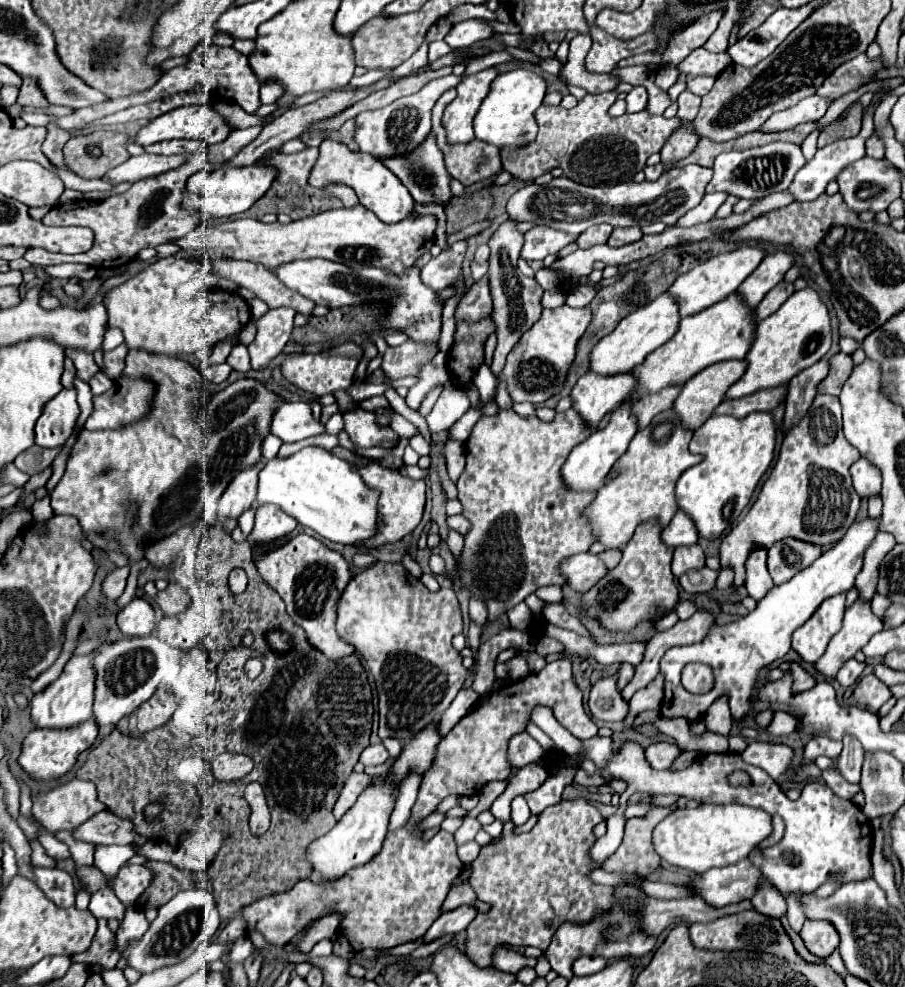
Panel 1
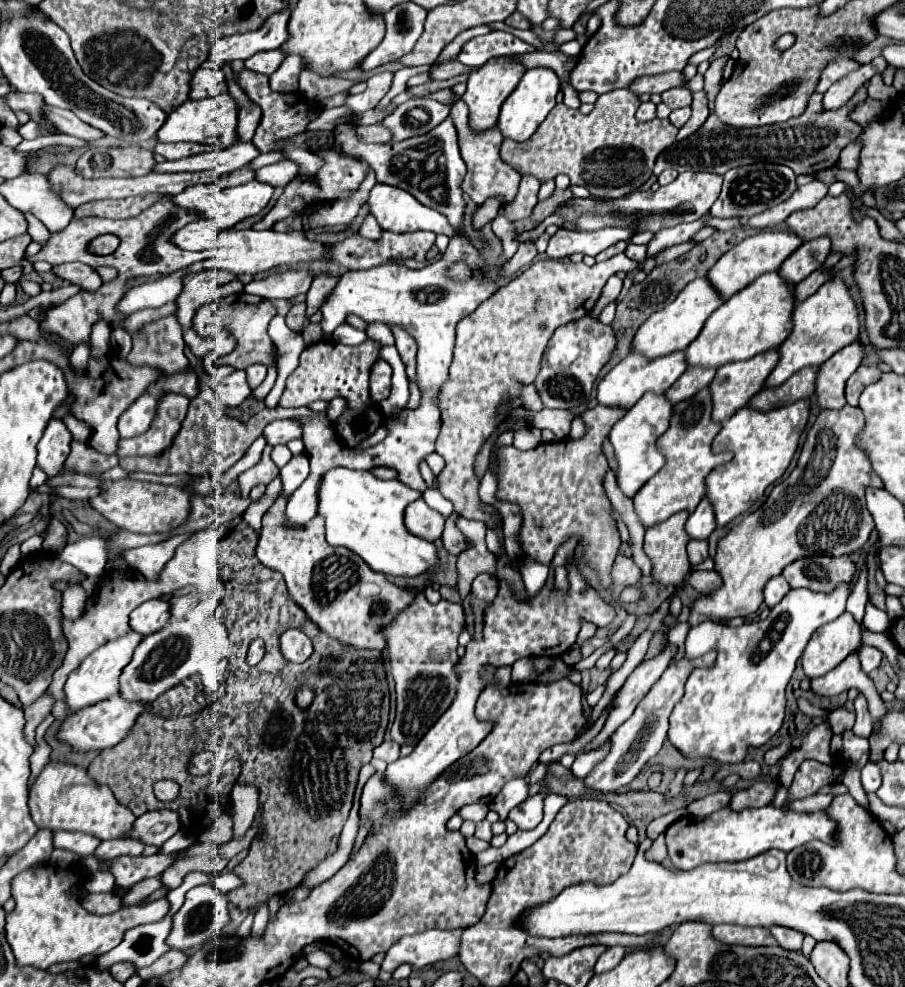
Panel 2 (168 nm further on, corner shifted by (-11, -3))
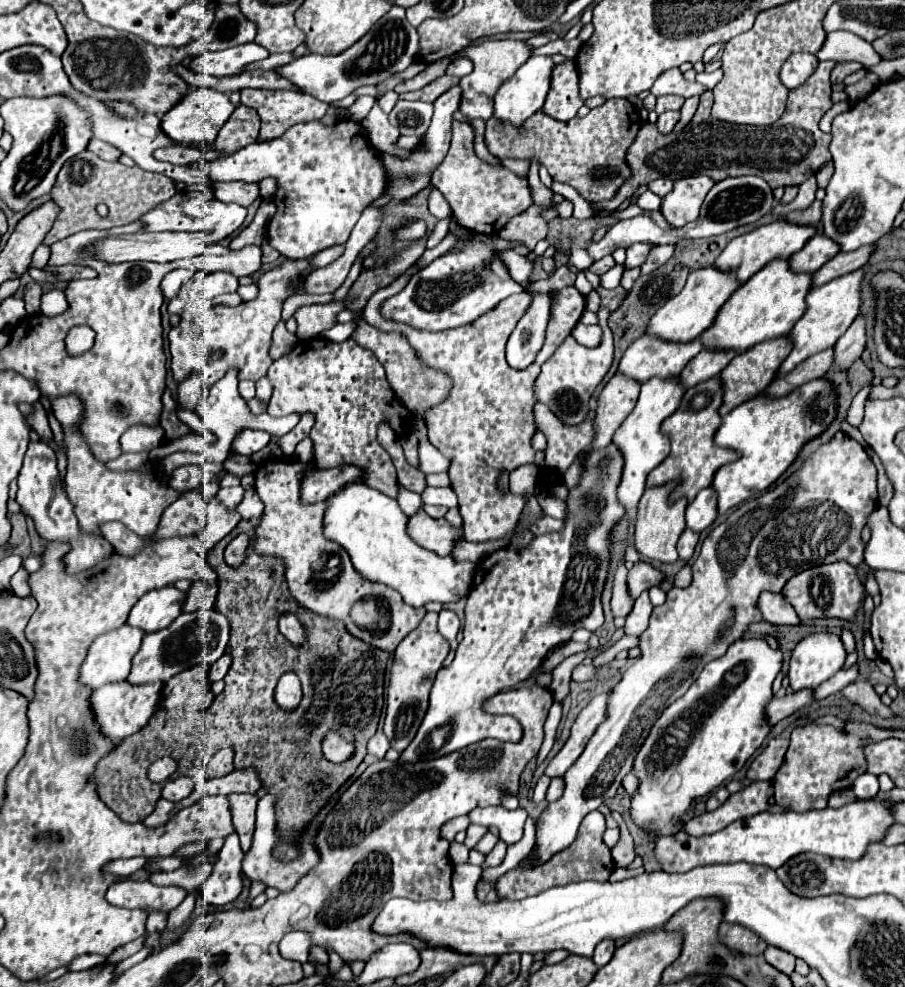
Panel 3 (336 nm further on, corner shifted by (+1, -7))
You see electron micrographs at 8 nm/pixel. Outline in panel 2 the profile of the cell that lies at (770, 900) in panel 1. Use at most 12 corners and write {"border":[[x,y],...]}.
{"border":[[772,927],[770,933],[786,951],[802,949],[802,935],[788,927]]}

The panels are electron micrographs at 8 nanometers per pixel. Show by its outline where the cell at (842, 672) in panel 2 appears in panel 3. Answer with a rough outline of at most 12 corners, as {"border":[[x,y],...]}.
{"border":[[802,689],[766,707],[770,723],[812,705],[814,689]]}

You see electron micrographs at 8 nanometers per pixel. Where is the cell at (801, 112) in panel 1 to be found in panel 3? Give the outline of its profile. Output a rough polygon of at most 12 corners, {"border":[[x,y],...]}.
{"border":[[838,63],[830,81],[842,83],[850,73],[862,69],[860,63]]}

